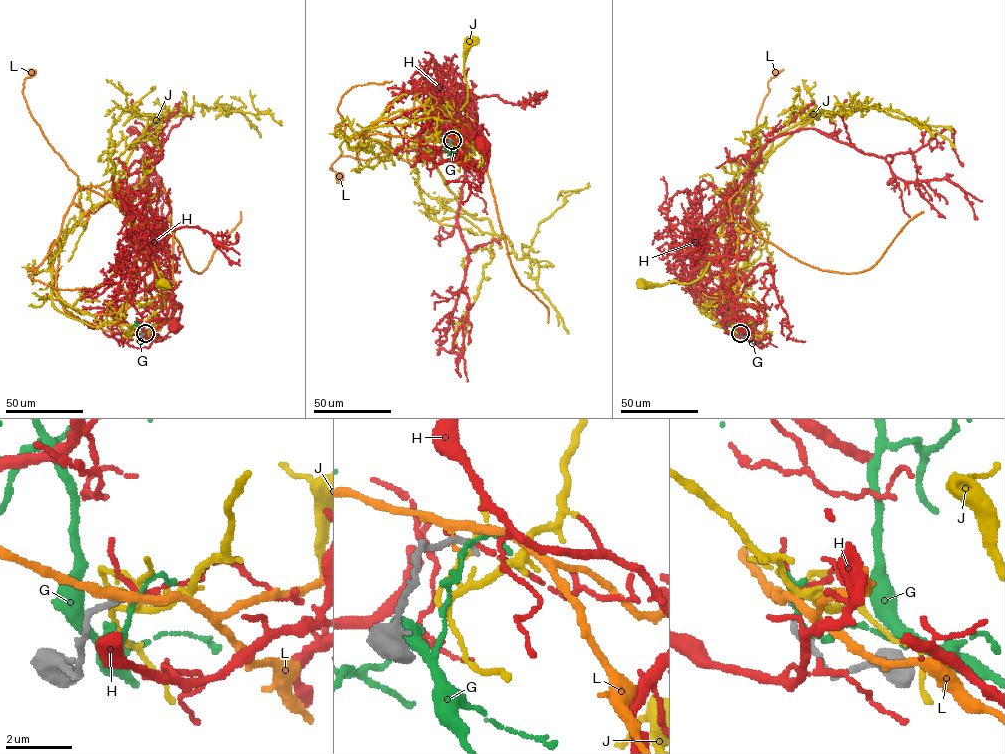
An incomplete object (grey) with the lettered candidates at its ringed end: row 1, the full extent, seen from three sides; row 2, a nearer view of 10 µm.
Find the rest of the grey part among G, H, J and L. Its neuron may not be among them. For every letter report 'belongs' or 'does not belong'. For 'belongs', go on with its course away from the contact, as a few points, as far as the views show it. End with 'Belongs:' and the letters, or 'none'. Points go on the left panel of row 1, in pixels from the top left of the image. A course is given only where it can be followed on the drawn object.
G: does not belong
H: does not belong
J: does not belong
L: does not belong
Belongs: none

